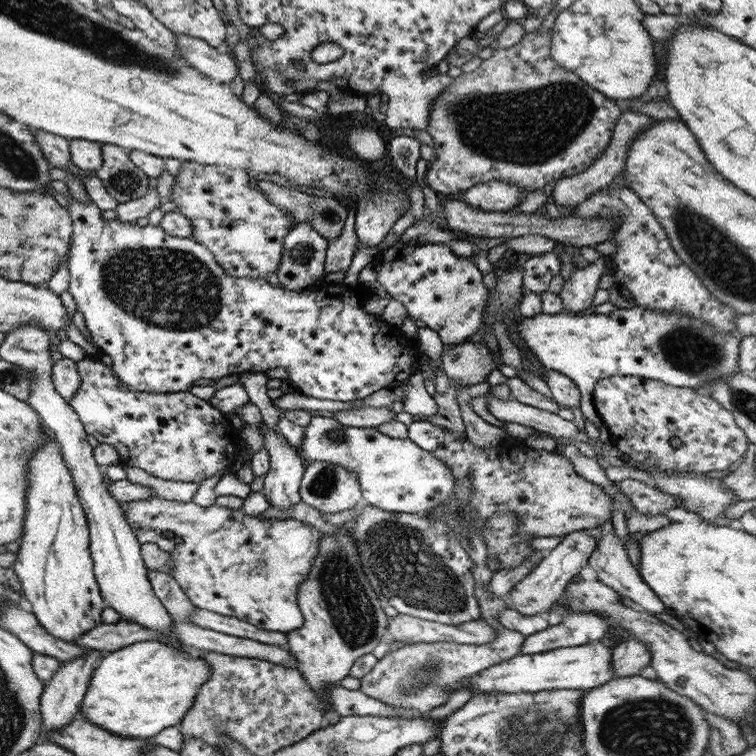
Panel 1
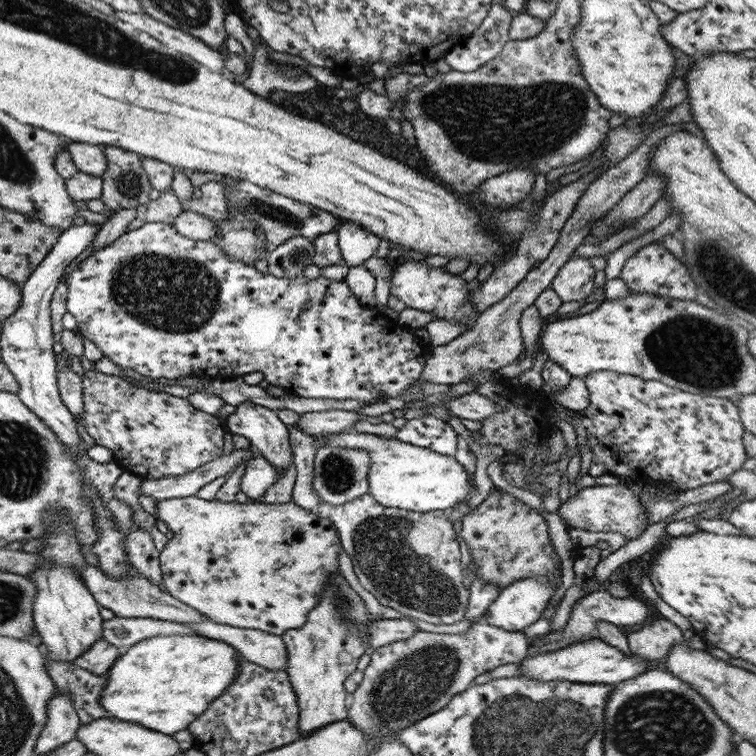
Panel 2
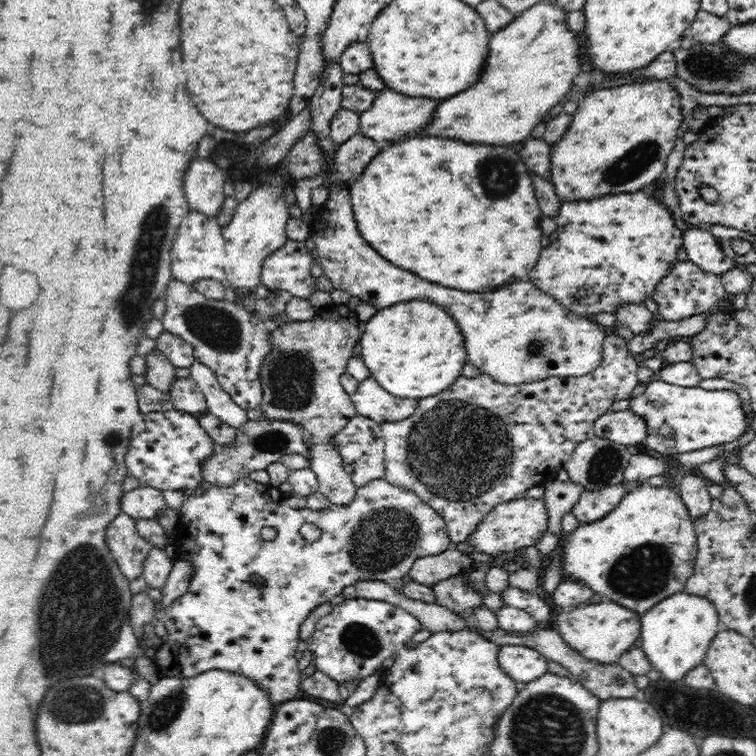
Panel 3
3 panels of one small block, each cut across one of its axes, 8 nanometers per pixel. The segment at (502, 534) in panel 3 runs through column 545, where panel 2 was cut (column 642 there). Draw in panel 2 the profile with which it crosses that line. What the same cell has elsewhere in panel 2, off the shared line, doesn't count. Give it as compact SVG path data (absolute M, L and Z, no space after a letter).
M625 483L578 487L578 491L573 496L569 496L565 502L561 502L556 512L563 520L565 528L567 524L570 528L588 532L619 533L627 540L638 538L650 524L641 501L629 487L625 486Z

